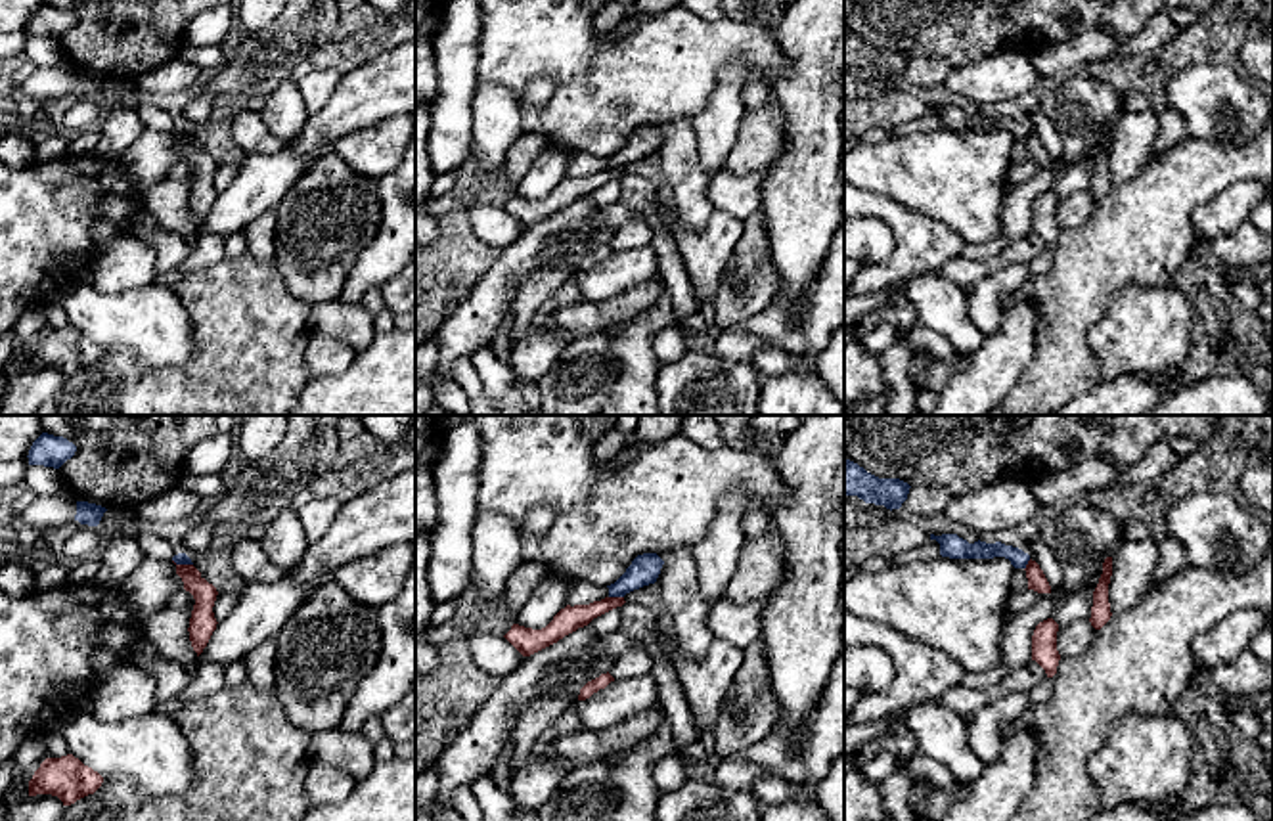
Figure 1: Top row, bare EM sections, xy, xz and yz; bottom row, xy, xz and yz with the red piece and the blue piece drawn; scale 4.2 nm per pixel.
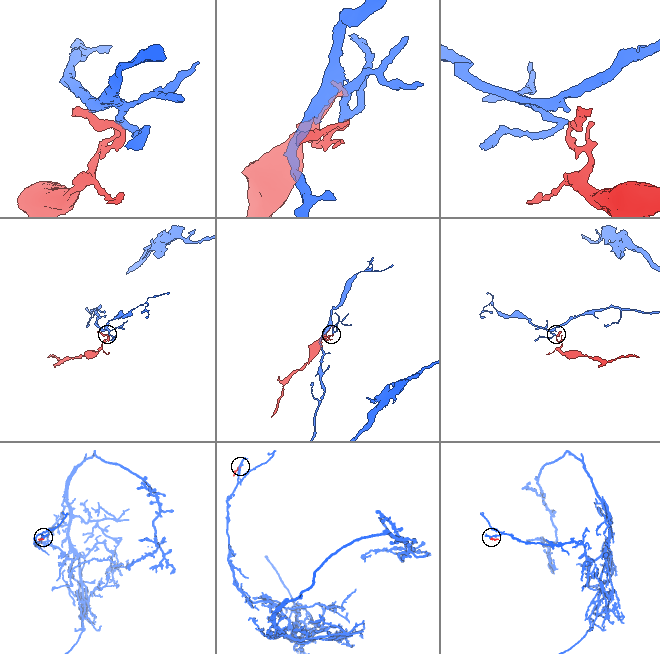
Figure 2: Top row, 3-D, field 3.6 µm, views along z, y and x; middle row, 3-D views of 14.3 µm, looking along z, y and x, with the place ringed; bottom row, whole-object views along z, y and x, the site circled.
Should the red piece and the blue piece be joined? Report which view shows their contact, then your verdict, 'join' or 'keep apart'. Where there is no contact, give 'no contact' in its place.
xz | keep apart

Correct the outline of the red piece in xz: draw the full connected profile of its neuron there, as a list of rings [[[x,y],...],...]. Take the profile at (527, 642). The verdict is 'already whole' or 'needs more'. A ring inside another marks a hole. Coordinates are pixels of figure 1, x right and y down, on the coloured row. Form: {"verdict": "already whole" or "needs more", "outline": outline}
{"verdict": "already whole", "outline": [[[605,597],[601,601],[593,601],[590,605],[567,605],[561,609],[553,620],[542,628],[532,630],[519,624],[513,624],[511,630],[503,635],[523,656],[530,656],[565,635],[576,632],[578,628],[588,626],[593,618],[622,607],[624,597]]]}

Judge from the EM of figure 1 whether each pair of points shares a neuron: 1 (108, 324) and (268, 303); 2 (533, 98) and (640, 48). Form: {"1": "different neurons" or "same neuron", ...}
{"1": "different neurons", "2": "different neurons"}

